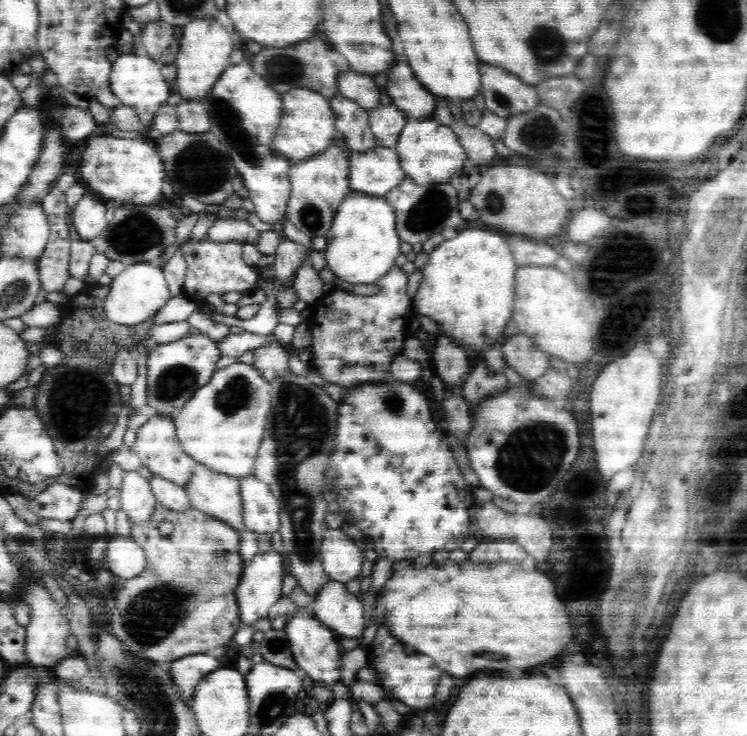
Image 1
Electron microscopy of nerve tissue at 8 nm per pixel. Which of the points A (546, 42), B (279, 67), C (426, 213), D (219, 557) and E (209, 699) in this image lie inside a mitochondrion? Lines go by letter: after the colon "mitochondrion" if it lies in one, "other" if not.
A: mitochondrion
B: mitochondrion
C: mitochondrion
D: mitochondrion
E: other

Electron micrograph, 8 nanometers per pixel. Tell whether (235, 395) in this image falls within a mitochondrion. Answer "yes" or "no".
yes

